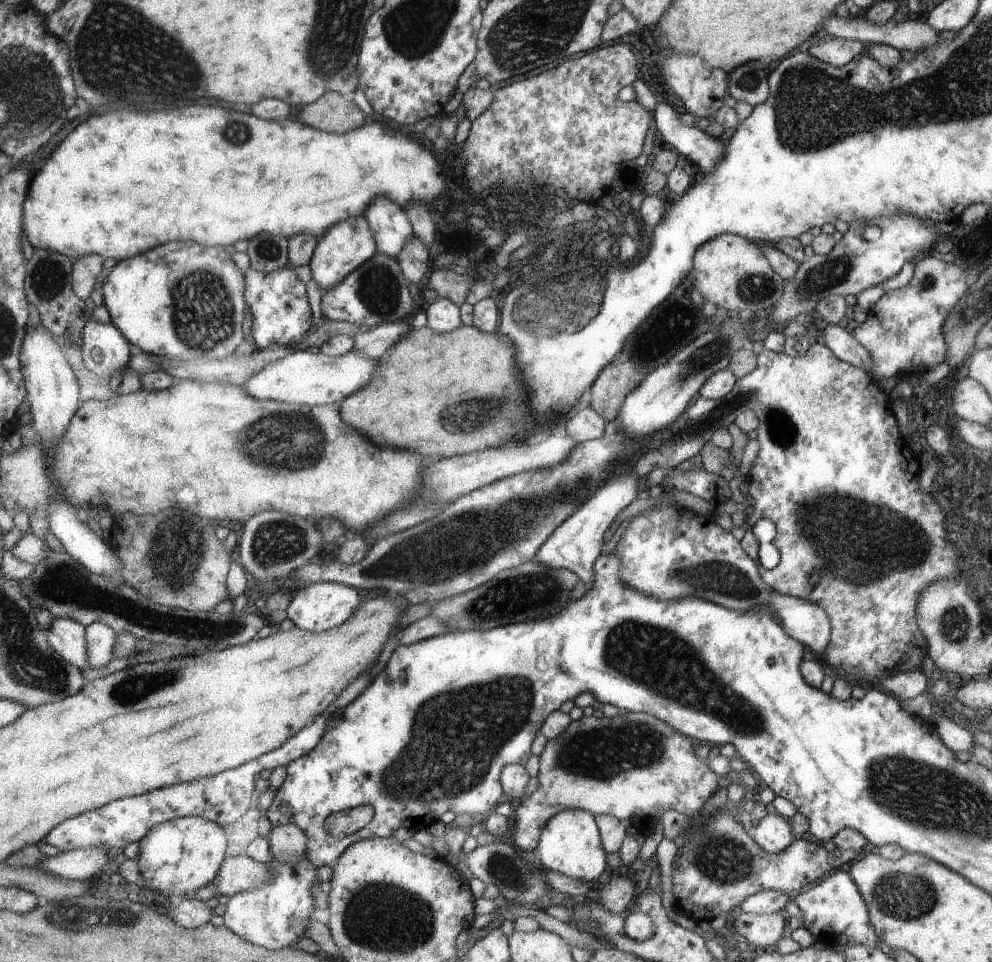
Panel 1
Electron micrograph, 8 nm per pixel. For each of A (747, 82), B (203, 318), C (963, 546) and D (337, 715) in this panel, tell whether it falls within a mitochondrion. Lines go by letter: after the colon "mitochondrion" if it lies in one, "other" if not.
A: mitochondrion
B: mitochondrion
C: mitochondrion
D: other

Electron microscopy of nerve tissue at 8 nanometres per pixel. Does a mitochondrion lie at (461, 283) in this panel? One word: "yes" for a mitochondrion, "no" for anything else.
no

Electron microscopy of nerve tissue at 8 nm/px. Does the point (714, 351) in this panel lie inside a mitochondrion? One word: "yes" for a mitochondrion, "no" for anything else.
yes

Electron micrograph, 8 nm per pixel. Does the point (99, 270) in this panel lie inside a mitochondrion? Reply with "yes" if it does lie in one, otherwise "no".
no

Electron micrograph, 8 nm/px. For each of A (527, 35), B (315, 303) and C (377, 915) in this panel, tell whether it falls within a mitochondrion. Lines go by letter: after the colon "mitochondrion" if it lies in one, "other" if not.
A: mitochondrion
B: other
C: mitochondrion

